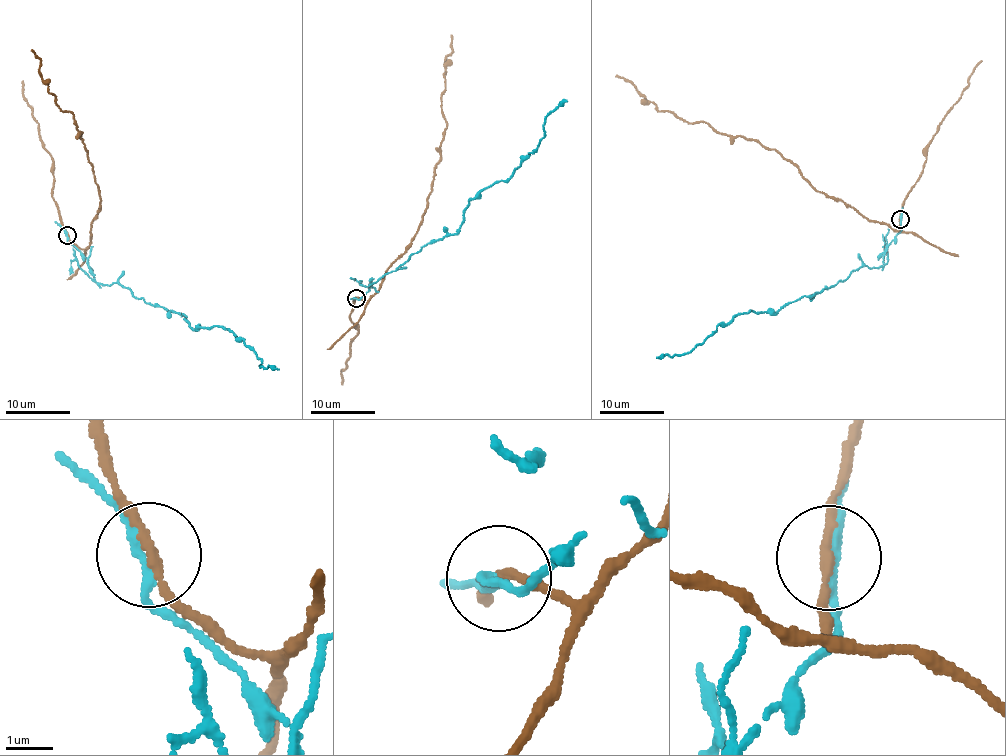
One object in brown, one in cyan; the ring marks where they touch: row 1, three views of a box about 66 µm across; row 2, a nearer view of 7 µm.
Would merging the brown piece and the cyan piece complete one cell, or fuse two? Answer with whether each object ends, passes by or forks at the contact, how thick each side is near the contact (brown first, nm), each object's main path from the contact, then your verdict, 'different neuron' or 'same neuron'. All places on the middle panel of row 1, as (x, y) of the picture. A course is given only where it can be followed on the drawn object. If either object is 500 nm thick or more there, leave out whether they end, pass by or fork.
brown passes by; cyan passes by; 170 nm thick on the brown side, 200 nm on the other; brown runs (356, 298), (364, 301), (380, 287), (386, 270), (417, 232), (425, 210), (447, 123), (441, 105), (452, 35); cyan runs (355, 298), (423, 245), (455, 234), (471, 199), (508, 180), (534, 151), (549, 114), (567, 101); different neuron

